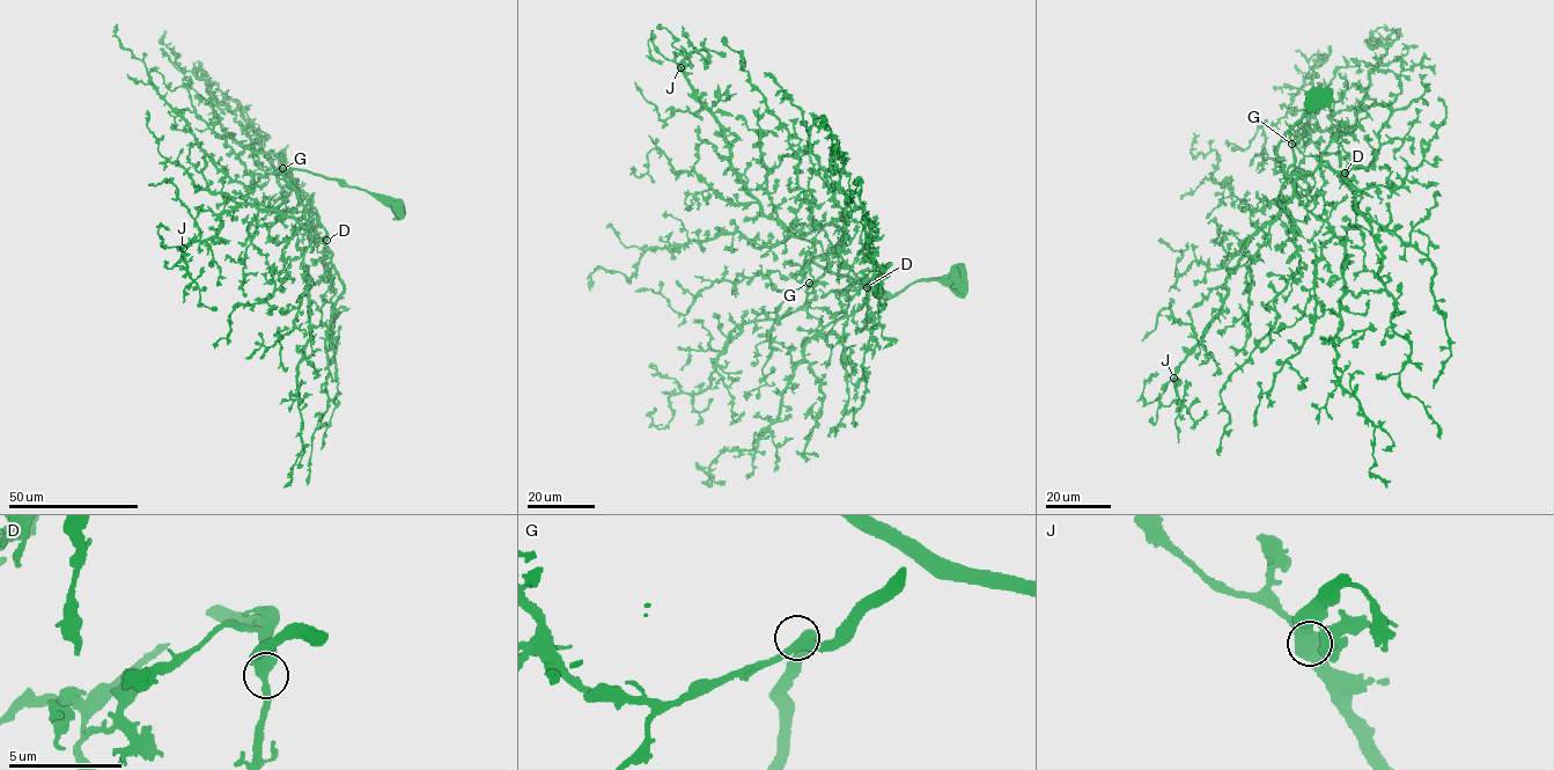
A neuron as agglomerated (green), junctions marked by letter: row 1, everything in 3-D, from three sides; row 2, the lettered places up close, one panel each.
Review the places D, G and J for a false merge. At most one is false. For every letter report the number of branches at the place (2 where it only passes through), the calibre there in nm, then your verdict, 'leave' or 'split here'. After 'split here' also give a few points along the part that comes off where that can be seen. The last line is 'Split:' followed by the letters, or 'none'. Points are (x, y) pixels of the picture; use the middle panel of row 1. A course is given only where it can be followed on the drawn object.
D: 3 | 400 nm | leave
G: 3 | 420 nm | leave
J: 3 | 500 nm | leave
Split: none

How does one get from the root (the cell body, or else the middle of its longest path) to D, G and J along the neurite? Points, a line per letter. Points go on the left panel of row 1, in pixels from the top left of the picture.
D: (397, 205), (315, 173), (287, 170), (285, 180), (307, 211), (318, 220), (326, 240)
G: (397, 205), (315, 173), (288, 169), (284, 173), (285, 180), (296, 196), (295, 180), (282, 168)
J: (397, 205), (288, 169), (285, 180), (306, 210), (308, 227), (247, 203), (222, 213), (218, 235), (182, 248)

